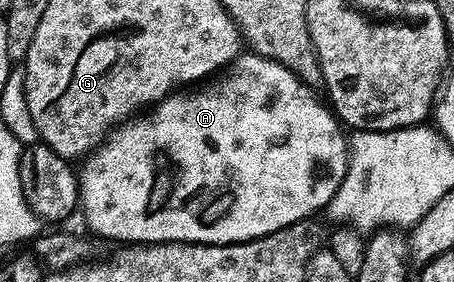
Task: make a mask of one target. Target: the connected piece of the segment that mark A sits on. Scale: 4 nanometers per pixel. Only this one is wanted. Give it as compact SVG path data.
M256 53L242 54L221 78L216 80L218 83L214 87L202 86L188 93L174 93L148 113L118 126L117 130L84 160L82 167L85 168L80 168L79 171L81 207L83 215L85 211L85 219L89 222L90 229L94 231L92 232L94 236L102 235L105 239L114 239L117 245L205 243L209 247L222 247L232 243L249 243L253 239L262 239L271 233L279 233L279 229L287 229L299 221L314 218L318 214L316 211L324 212L328 208L329 202L339 193L347 177L351 143L347 135L345 139L347 131L341 120L324 102L321 104L317 100L318 92L308 87L299 77L295 77L291 69Z

